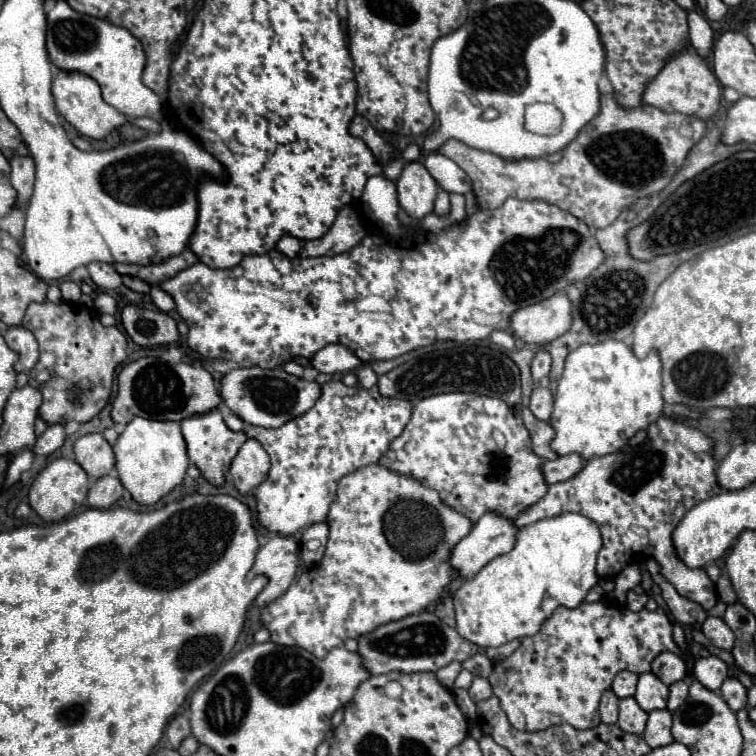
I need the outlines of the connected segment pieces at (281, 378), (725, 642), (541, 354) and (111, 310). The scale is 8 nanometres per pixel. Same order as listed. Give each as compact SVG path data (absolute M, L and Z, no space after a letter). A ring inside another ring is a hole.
M253 366L253 368L235 368L229 374L225 374L221 378L219 396L223 398L223 404L243 422L263 428L279 428L289 418L305 414L321 396L321 386L317 382L291 376L281 368L263 370L259 366Z
M709 616L703 622L703 634L713 642L713 646L723 648L723 650L731 650L735 644L735 634L733 630L723 622L723 618L713 618Z
M539 350L533 358L533 364L531 364L531 374L533 374L533 380L539 382L541 378L545 378L551 370L551 354L547 354L547 350Z
M101 292L101 294L95 298L93 306L95 306L95 310L97 310L99 314L115 314L115 312L117 312L117 300L115 300L111 294L107 294L107 292Z

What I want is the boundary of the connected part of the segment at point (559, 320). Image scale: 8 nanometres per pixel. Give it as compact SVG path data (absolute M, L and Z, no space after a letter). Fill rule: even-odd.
M555 294L543 302L525 306L511 316L513 334L527 344L547 344L565 334L573 322L573 306L567 294Z

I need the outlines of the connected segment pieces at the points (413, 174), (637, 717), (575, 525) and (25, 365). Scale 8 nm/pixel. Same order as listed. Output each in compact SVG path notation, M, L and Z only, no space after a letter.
M409 162L397 180L399 206L417 222L433 212L433 200L437 192L439 186L435 178L421 162Z
M623 698L619 702L619 728L631 734L643 734L647 724L647 712L639 708L635 698Z
M559 514L521 528L511 552L493 558L453 594L457 632L483 648L537 634L555 608L577 608L599 582L595 572L599 550L599 528L583 514Z
M13 326L5 332L5 342L11 350L19 354L19 360L15 362L17 372L29 372L37 364L39 350L37 350L37 340L31 334L31 330L23 326Z

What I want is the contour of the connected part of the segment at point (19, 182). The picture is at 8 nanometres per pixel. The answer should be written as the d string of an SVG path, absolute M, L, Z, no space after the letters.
M15 154L10 161L11 165L11 186L17 190L17 204L27 202L33 192L33 182L35 182L35 162L33 158Z

